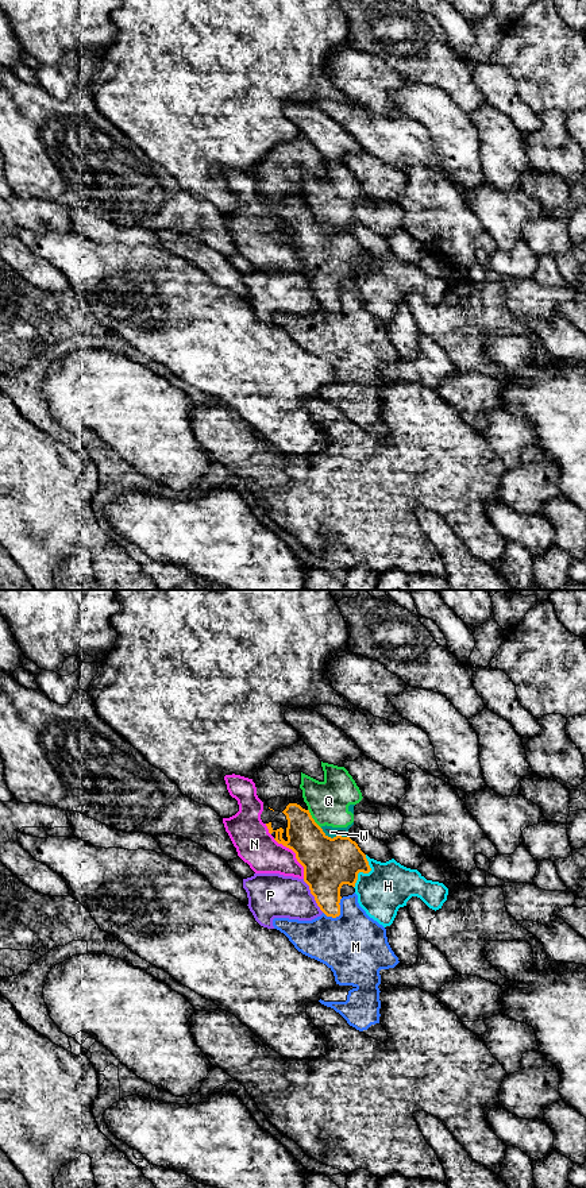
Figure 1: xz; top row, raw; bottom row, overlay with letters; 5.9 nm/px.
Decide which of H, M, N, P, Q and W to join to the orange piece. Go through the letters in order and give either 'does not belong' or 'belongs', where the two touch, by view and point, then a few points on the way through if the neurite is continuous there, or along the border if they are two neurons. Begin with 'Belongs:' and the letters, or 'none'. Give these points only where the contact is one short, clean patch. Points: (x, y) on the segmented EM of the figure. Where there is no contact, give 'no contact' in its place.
Belongs: none
H: does not belong; contact xz (365, 872)
M: does not belong; contact xz (339, 914)
N: does not belong; contact xz (296, 855)
P: does not belong; contact xz (312, 894)
Q: does not belong; contact xz (312, 818)
W: does not belong; contact xz (334, 837); border xz (320, 828), (331, 837), (347, 837)

